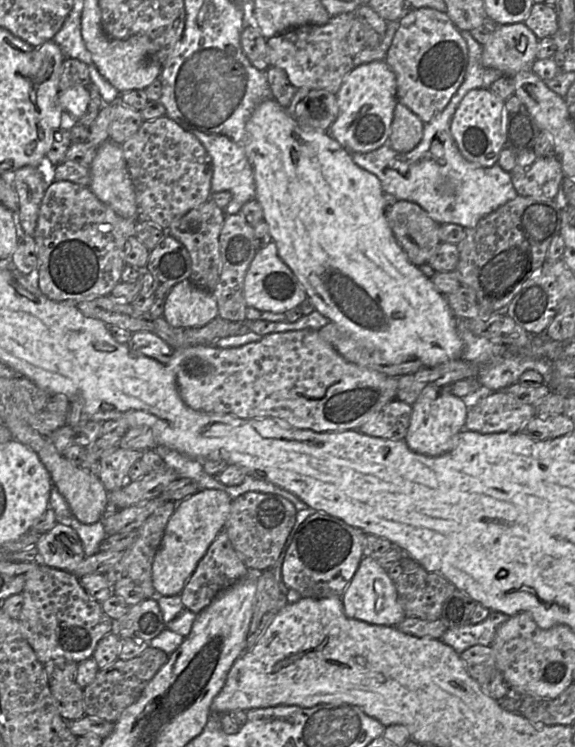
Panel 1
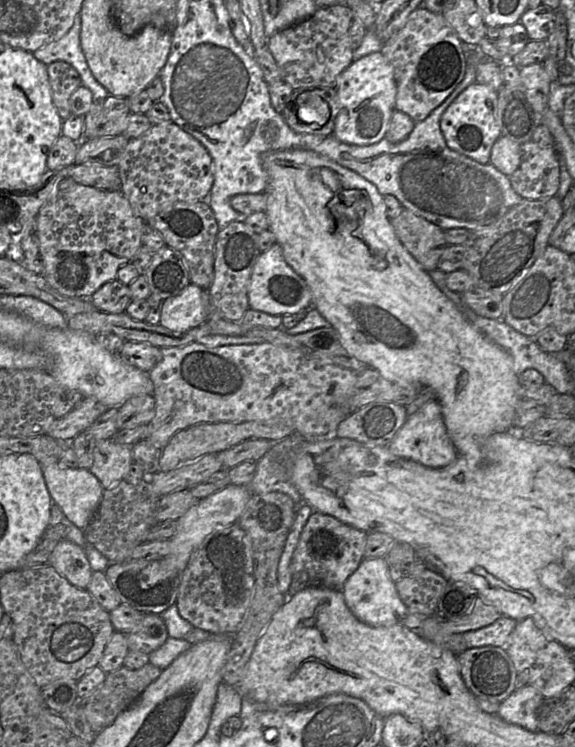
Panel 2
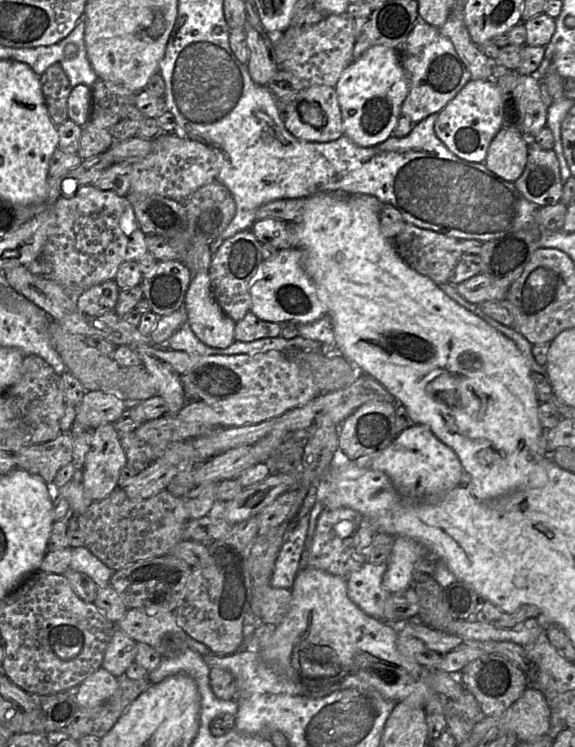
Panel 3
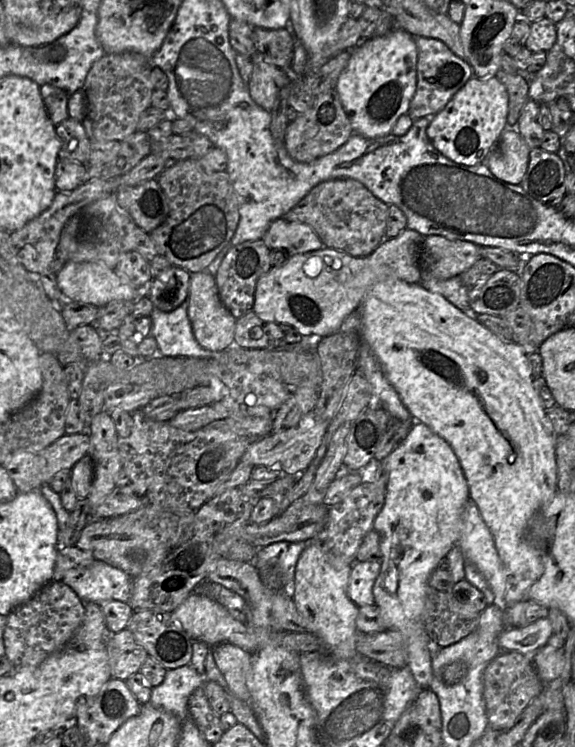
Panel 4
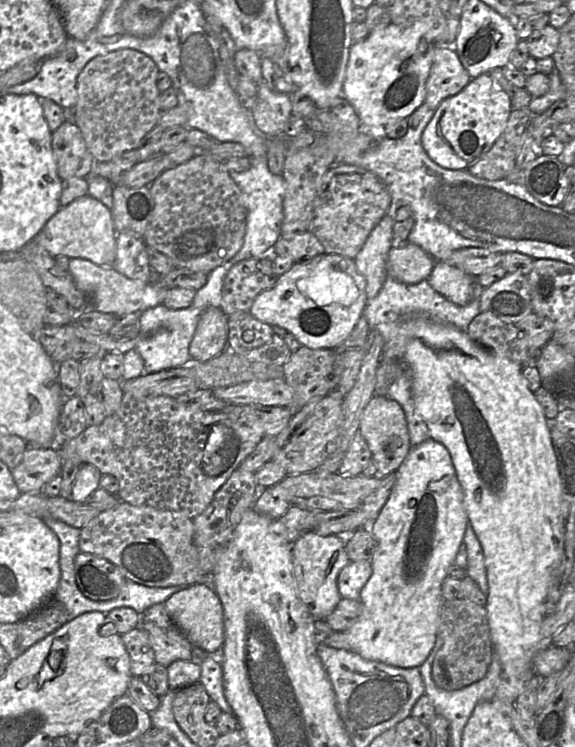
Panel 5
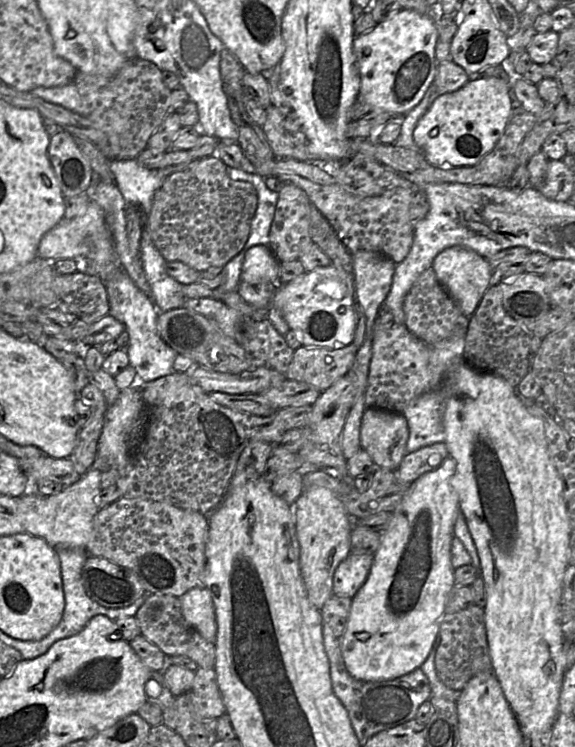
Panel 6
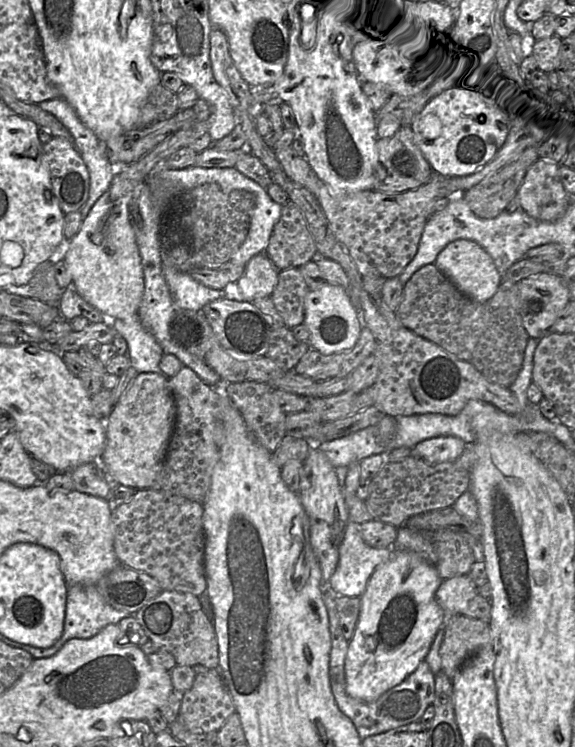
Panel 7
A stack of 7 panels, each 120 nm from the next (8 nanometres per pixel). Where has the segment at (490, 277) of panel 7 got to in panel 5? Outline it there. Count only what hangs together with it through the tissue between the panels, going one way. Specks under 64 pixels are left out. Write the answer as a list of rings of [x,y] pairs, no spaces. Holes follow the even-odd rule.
[[[435,261],[428,277],[431,287],[452,303],[464,306],[474,296],[471,276],[445,261]]]

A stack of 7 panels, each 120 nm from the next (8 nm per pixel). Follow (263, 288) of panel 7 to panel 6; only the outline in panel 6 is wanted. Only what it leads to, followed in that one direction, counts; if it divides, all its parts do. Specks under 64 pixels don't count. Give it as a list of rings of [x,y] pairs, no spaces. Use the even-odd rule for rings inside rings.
[[[257,245],[246,252],[240,278],[247,283],[278,282],[279,272],[280,262],[270,247]]]

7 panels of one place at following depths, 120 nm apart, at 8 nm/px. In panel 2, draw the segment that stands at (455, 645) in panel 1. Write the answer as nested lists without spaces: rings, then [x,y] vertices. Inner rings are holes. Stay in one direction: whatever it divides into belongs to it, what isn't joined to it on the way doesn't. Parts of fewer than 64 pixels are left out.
[[[501,616],[494,623],[462,633],[467,649],[482,646],[504,647],[517,621]]]

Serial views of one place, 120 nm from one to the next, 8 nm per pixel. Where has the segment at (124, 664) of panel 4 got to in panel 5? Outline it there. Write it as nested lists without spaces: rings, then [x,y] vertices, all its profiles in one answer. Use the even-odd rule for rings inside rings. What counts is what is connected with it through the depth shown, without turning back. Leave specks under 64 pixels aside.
[[[138,626],[120,635],[130,657],[132,676],[142,677],[156,664],[155,654],[146,632]]]

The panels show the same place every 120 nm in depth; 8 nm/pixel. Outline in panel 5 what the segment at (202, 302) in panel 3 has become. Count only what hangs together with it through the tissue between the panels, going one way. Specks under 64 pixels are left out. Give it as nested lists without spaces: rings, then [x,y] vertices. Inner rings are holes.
[[[221,307],[206,308],[189,346],[192,361],[205,362],[224,351],[228,345],[228,332],[228,315]]]

